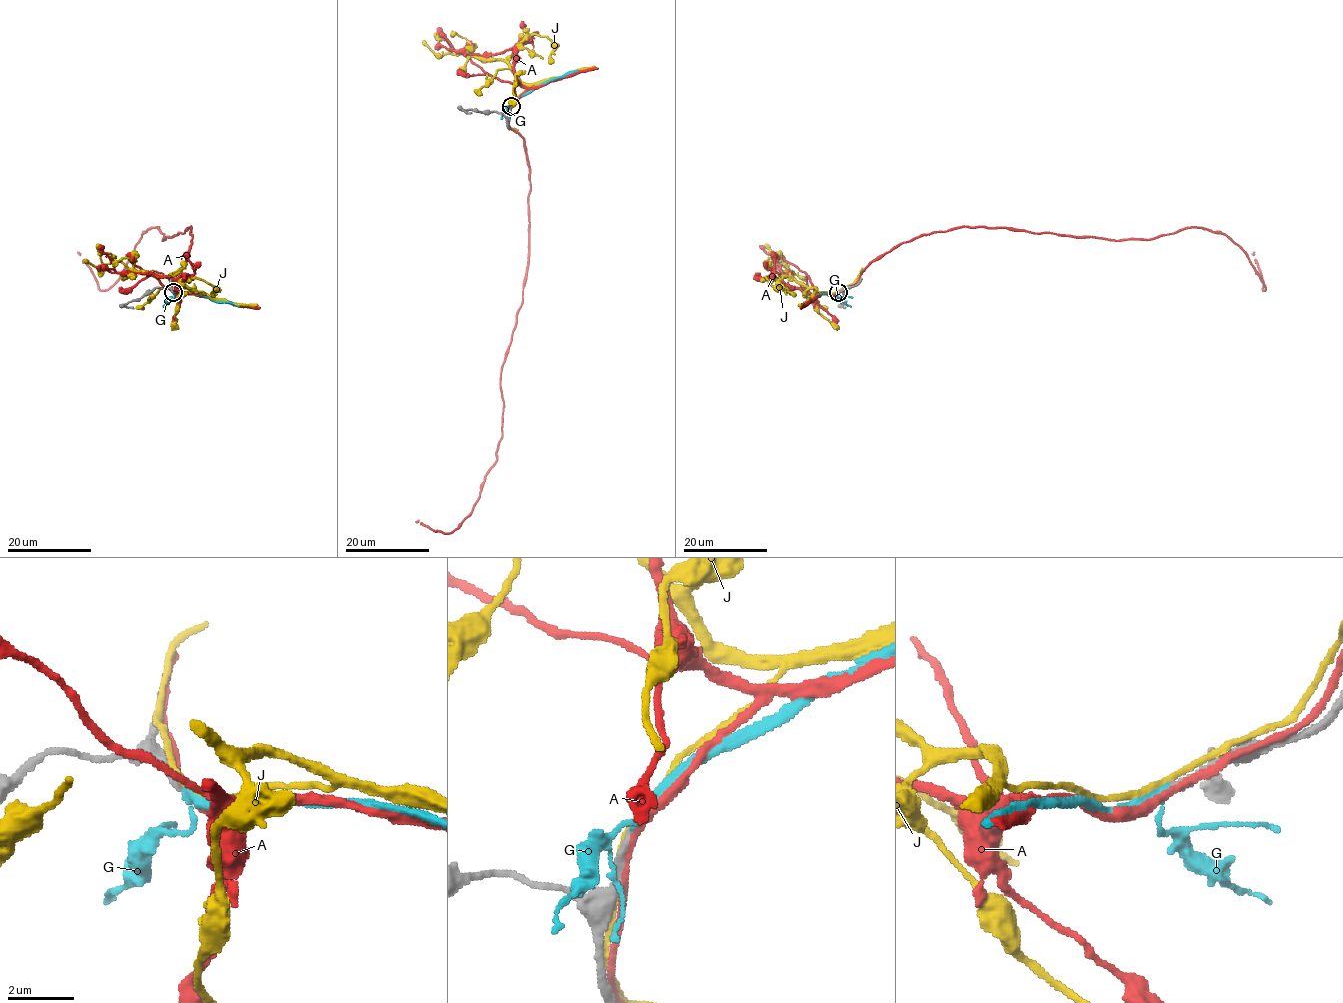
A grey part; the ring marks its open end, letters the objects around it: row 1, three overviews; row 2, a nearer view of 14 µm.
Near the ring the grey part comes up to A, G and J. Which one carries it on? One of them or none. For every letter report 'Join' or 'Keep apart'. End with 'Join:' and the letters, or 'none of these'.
A: Keep apart
G: Join
J: Keep apart
Join: G

